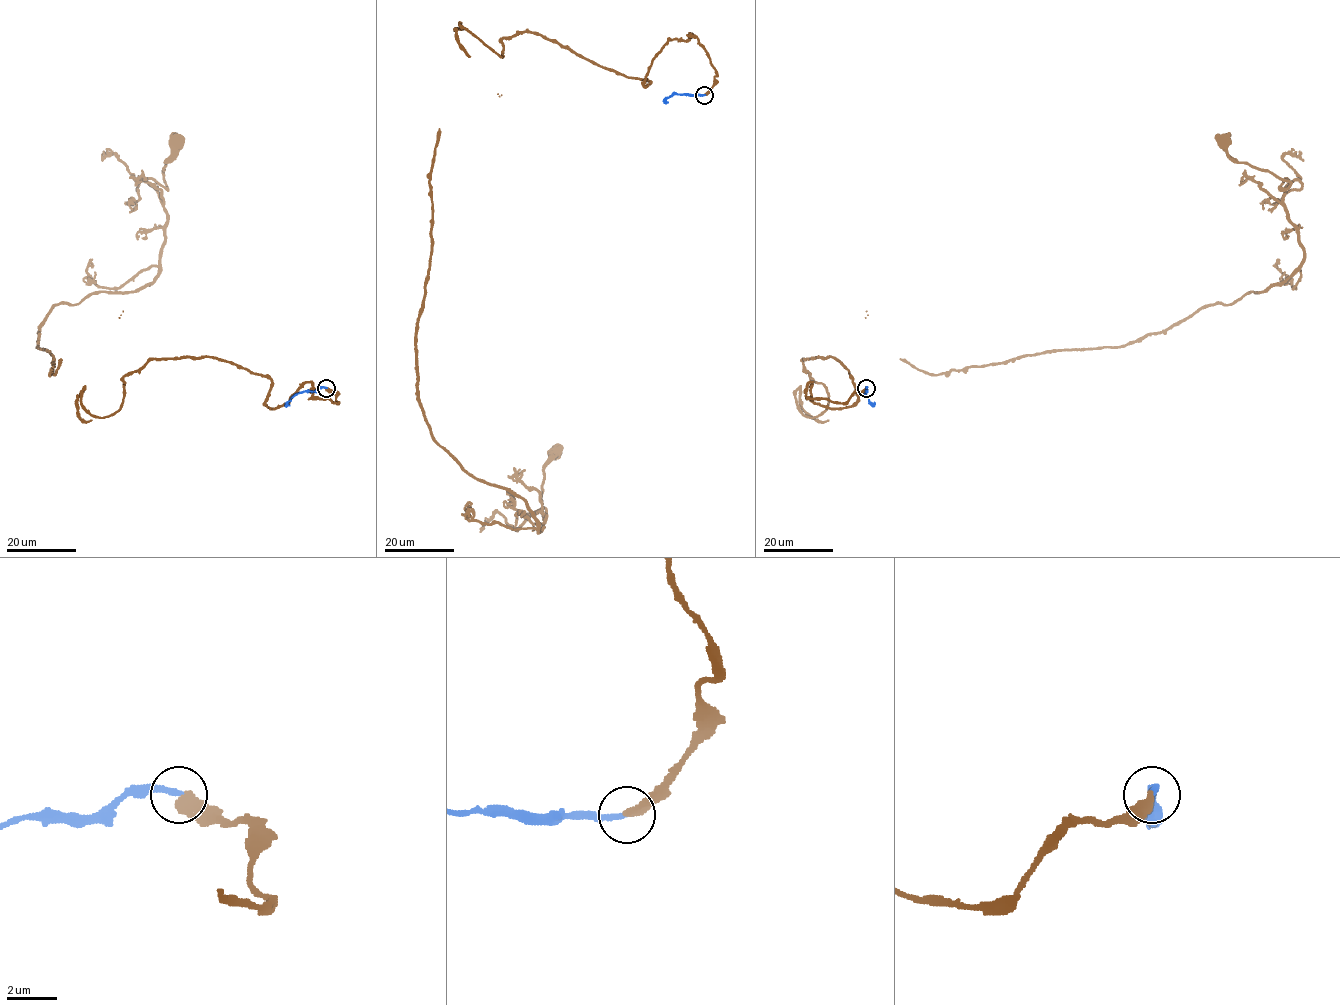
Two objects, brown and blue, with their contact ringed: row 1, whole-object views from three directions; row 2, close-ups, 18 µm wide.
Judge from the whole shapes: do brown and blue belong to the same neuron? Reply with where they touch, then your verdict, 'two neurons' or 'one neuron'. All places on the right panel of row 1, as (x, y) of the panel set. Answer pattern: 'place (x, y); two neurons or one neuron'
place (866, 388); one neuron

